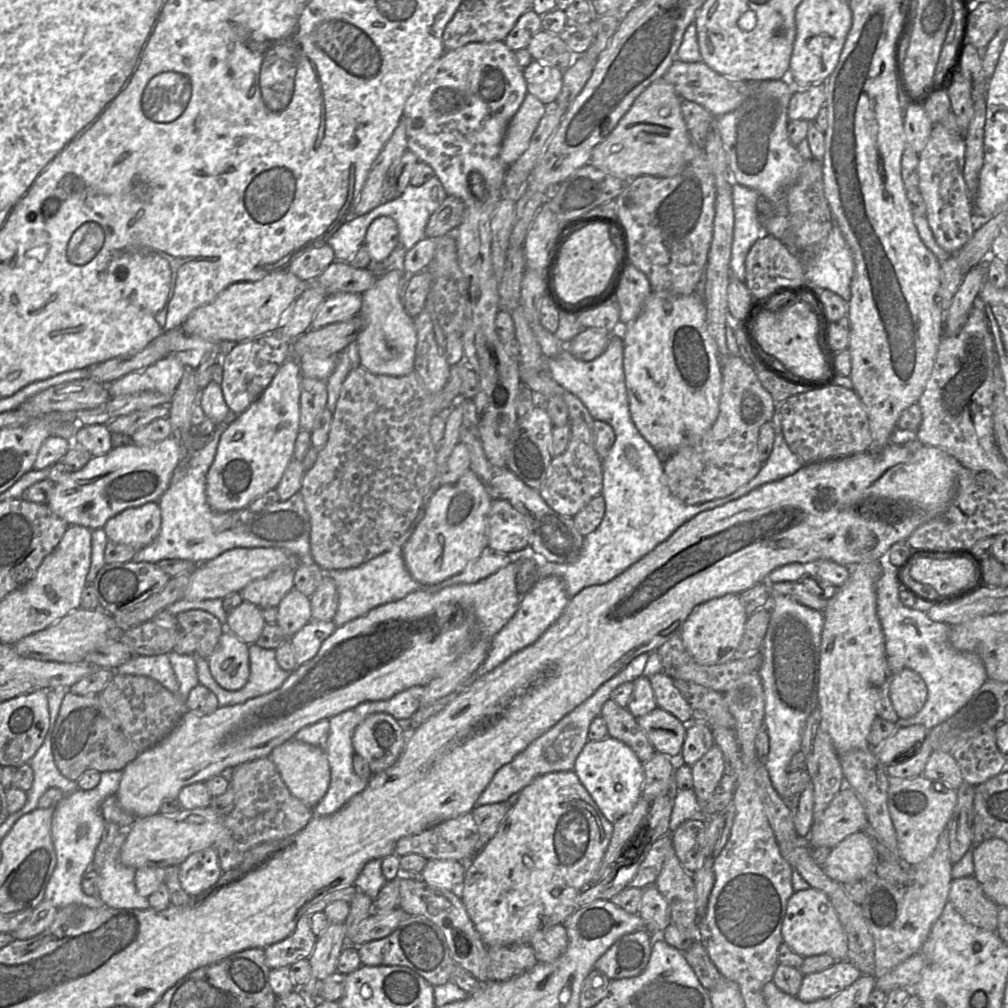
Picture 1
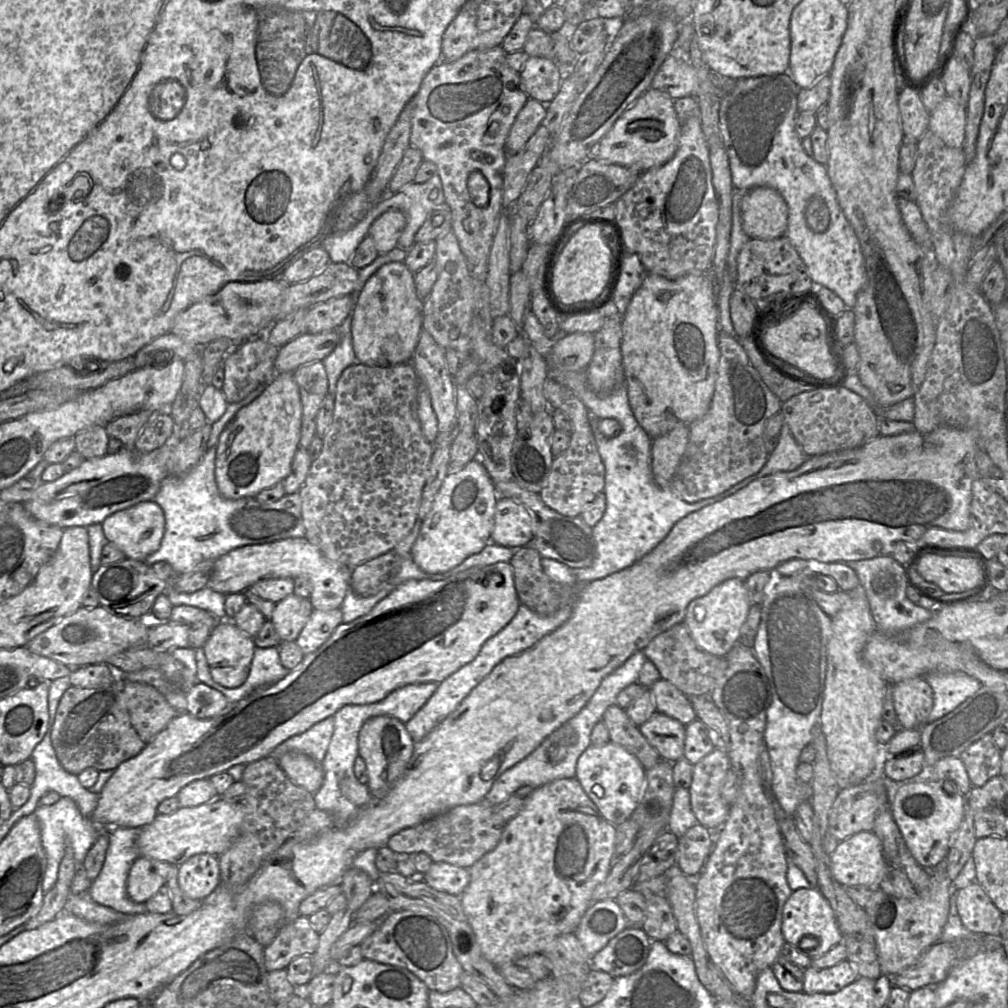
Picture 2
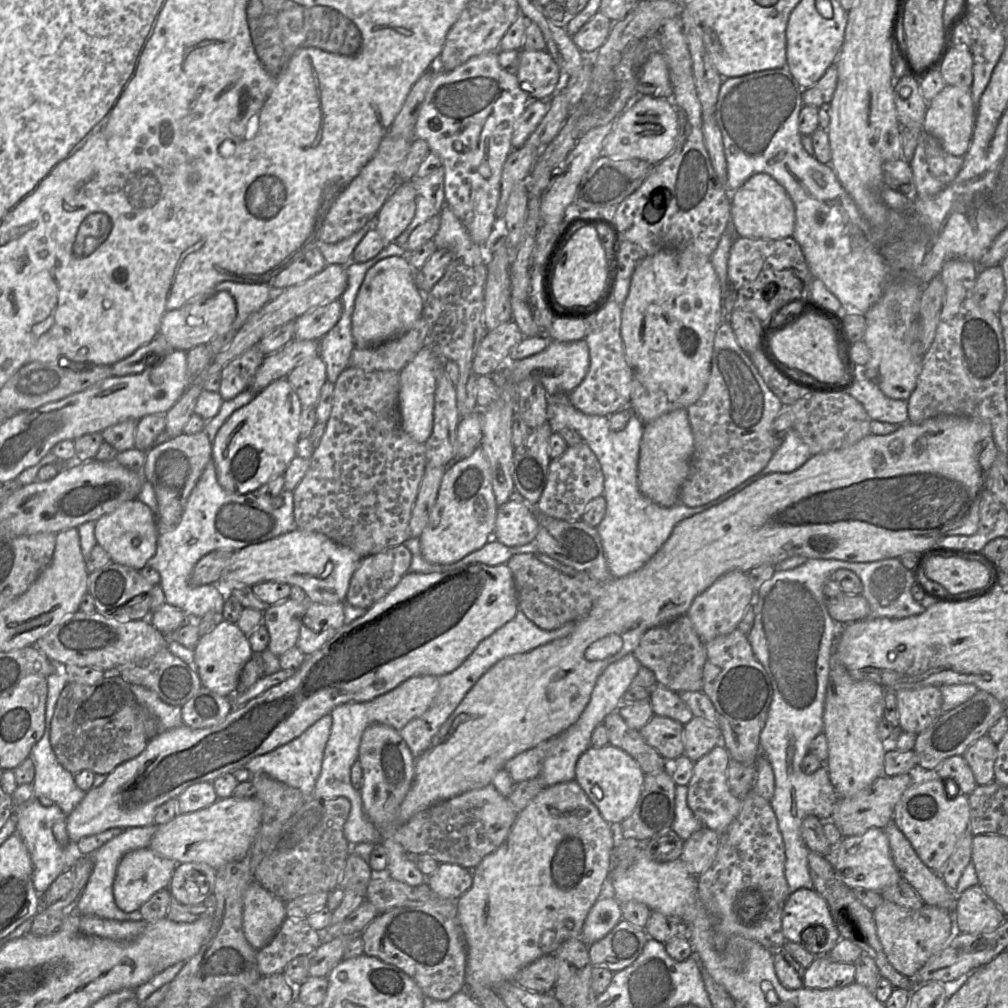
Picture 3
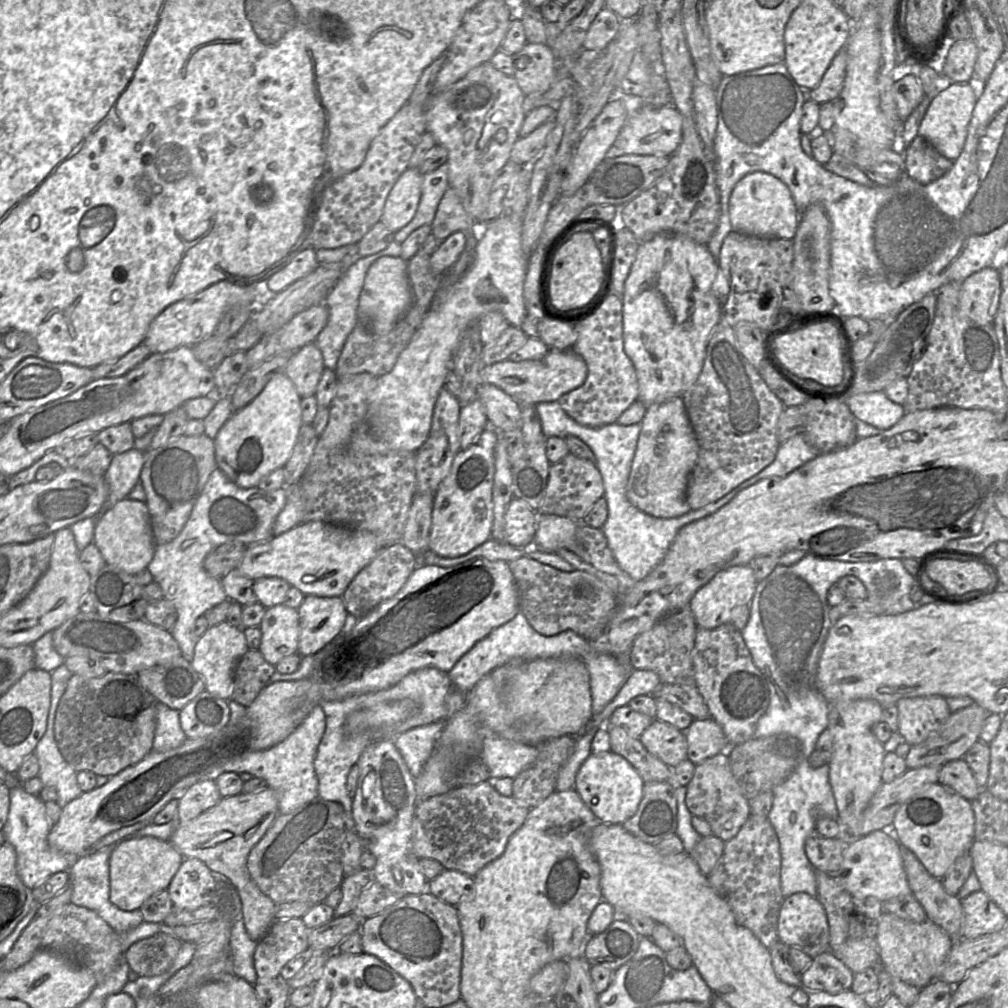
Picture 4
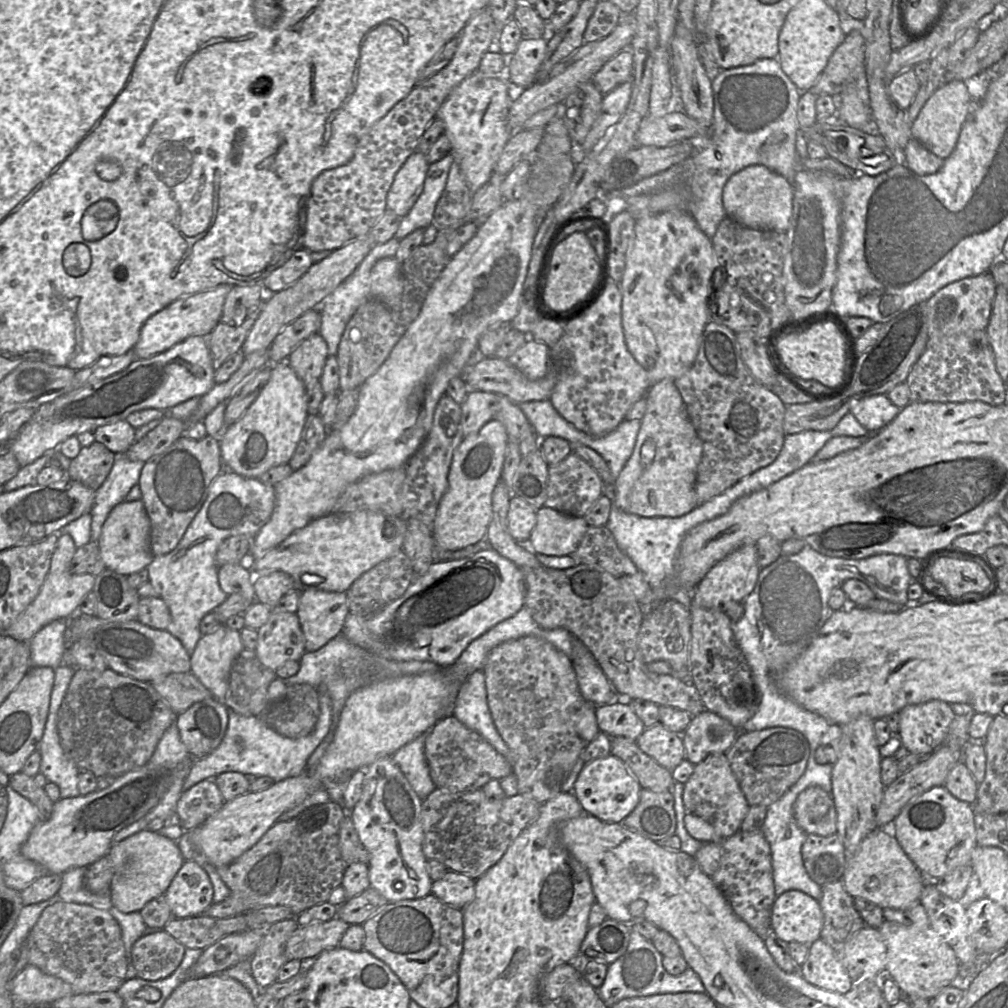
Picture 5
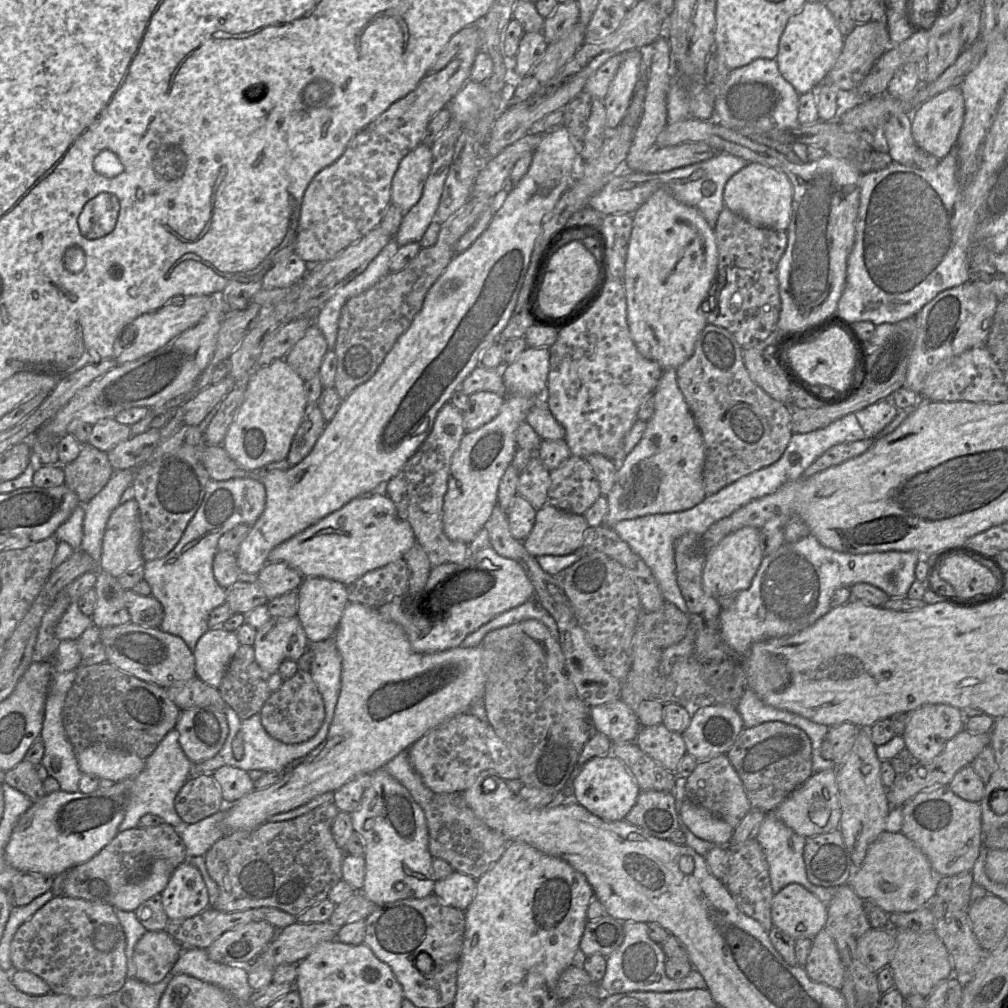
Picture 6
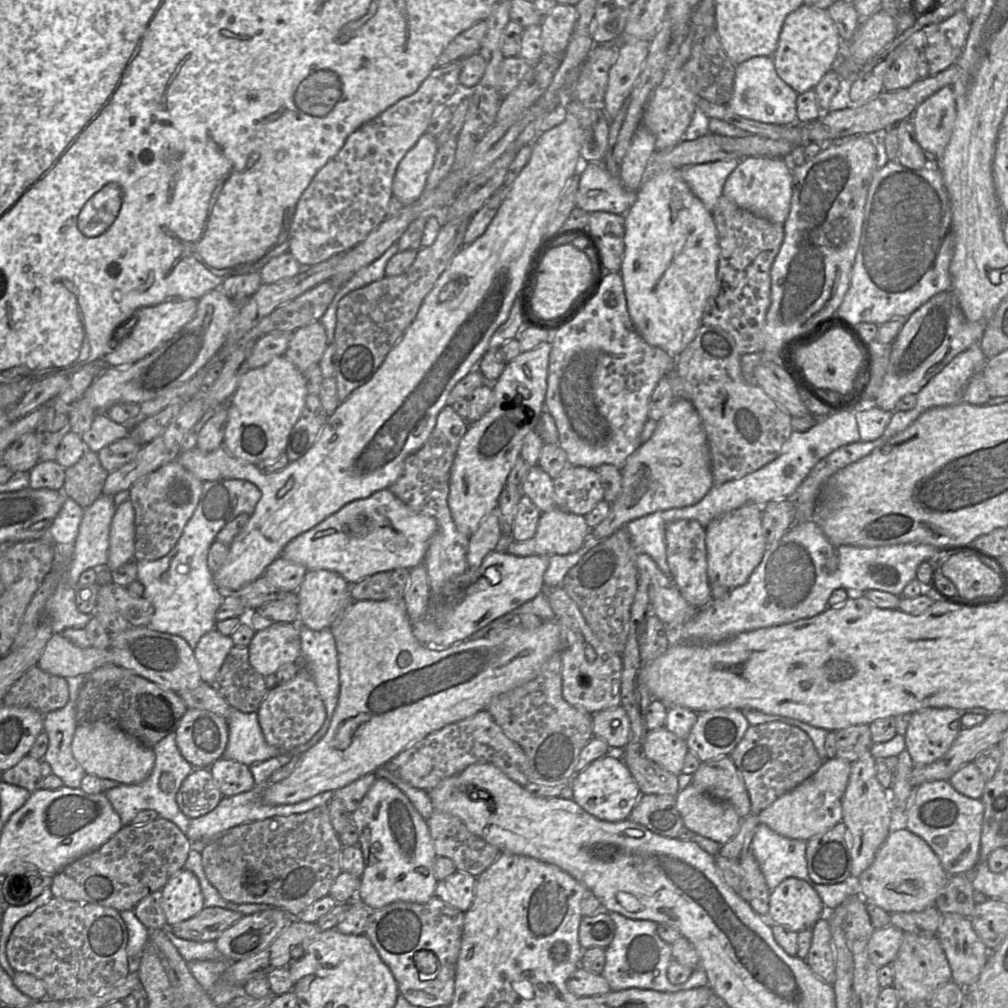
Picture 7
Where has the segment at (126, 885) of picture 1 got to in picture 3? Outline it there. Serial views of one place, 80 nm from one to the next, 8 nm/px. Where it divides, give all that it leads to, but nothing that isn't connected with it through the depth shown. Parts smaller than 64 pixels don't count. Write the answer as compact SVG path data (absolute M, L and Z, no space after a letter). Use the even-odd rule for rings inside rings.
M154 823L147 826L127 828L90 855L93 861L93 869L79 898L75 902L75 911L77 913L95 915L117 921L140 921L143 919L139 910L124 912L118 908L113 896L113 881L123 855L135 849L148 847L156 828L157 825Z

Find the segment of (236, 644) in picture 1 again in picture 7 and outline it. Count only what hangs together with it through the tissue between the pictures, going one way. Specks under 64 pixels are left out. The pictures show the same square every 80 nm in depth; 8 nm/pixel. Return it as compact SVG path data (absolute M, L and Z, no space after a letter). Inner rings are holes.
M216 628L201 637L193 652L203 683L210 685L214 681L232 647L231 636L221 634Z

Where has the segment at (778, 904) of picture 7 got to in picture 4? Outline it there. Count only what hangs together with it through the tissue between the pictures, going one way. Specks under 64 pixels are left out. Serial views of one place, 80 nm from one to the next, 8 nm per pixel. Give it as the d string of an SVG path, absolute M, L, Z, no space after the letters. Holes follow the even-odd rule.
M796 892L784 897L777 922L778 939L788 947L796 946L811 958L829 950L829 927L825 910L817 897Z

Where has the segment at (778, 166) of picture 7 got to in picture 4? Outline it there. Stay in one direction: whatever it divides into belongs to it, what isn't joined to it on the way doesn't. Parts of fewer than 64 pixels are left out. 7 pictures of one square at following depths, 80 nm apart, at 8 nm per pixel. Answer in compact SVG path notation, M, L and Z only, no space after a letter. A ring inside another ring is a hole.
M763 171L751 172L735 185L728 212L732 230L750 236L793 240L799 224L799 211L788 186Z

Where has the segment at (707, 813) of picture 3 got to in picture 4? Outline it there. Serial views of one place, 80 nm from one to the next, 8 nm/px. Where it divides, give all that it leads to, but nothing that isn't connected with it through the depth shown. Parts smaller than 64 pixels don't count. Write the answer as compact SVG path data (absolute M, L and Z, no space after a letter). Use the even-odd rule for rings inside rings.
M727 751L695 765L693 776L686 786L685 802L691 814L704 819L713 835L724 842L735 837L751 815L749 800L733 776Z

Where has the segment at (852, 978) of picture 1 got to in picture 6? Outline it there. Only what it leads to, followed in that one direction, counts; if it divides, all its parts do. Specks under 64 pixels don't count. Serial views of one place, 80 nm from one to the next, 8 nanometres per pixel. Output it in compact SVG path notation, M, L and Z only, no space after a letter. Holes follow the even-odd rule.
M825 929L812 939L812 946L803 967L811 980L837 990L841 989L847 975L836 944Z

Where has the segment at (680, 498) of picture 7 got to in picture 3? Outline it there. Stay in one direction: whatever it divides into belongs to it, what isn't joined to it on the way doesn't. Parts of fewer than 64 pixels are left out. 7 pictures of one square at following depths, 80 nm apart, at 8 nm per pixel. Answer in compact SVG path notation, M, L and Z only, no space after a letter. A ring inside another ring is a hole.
M675 409L644 424L637 473L641 493L662 507L680 503L679 492L688 475L693 450L694 438L686 409Z

